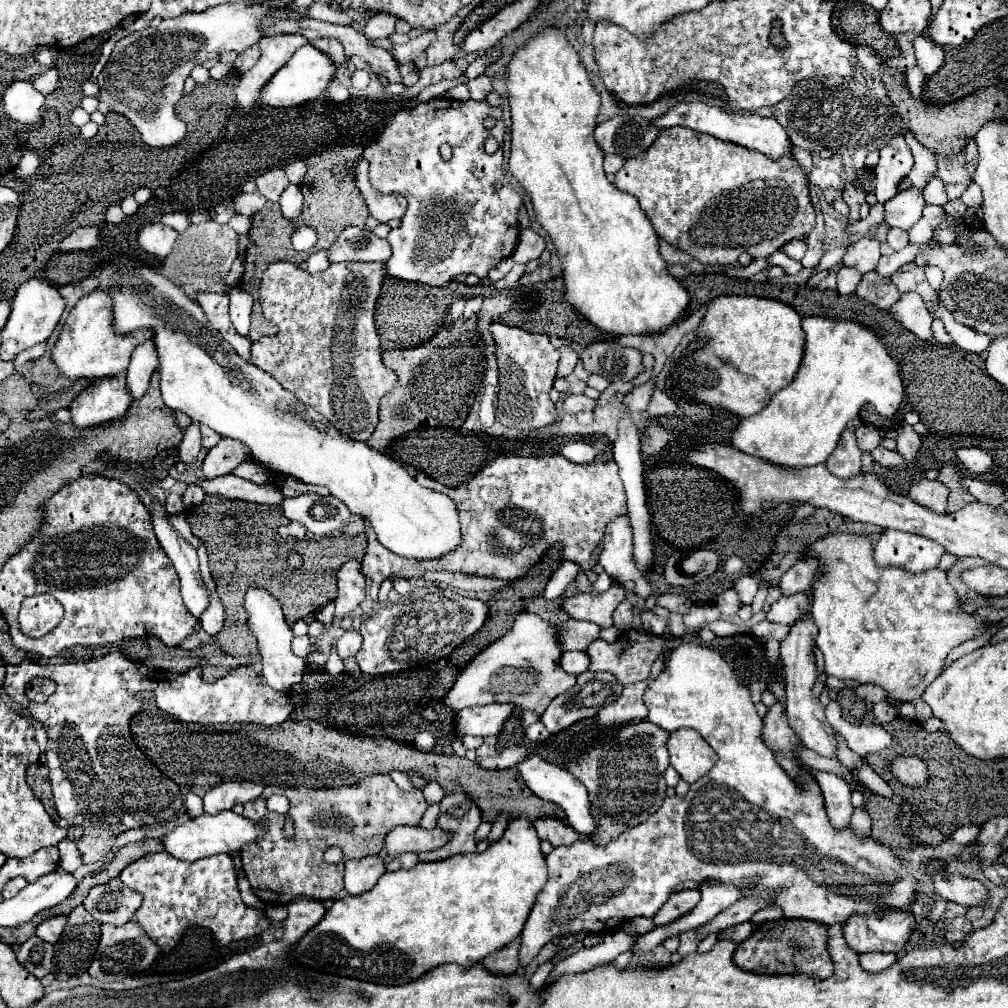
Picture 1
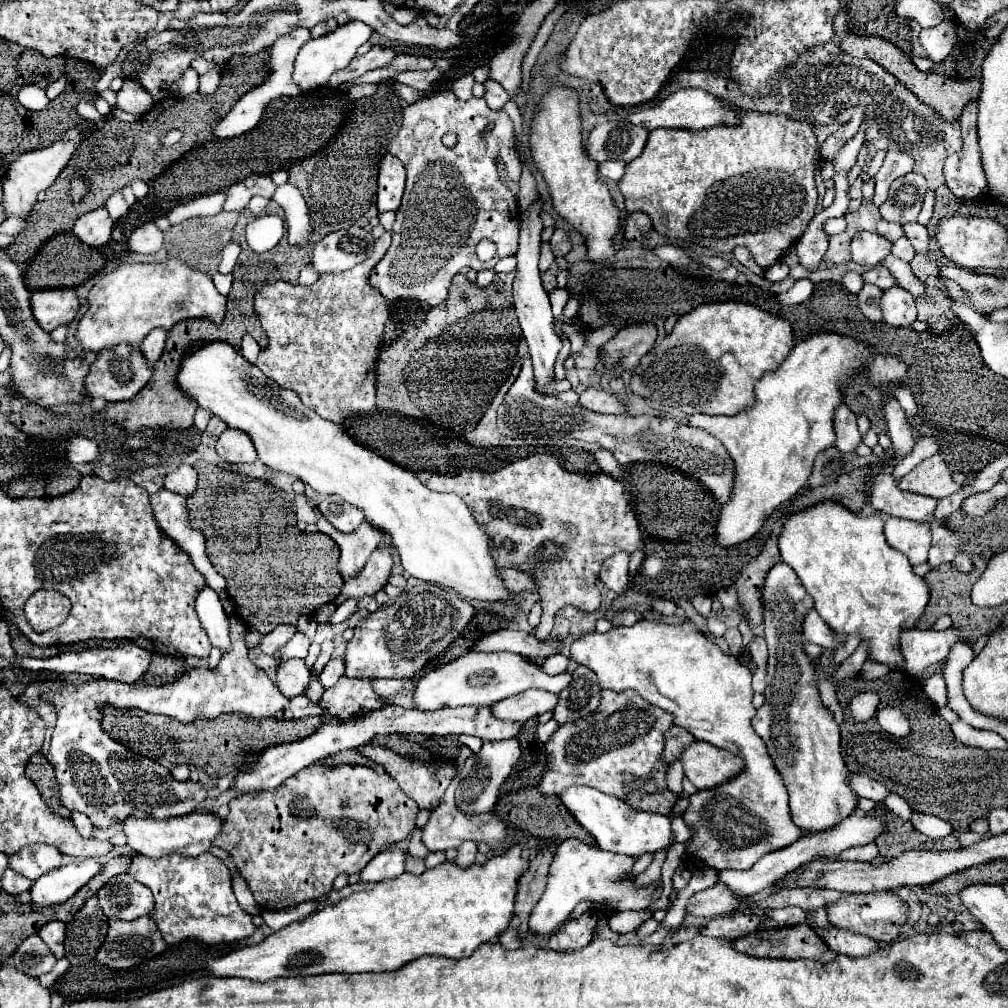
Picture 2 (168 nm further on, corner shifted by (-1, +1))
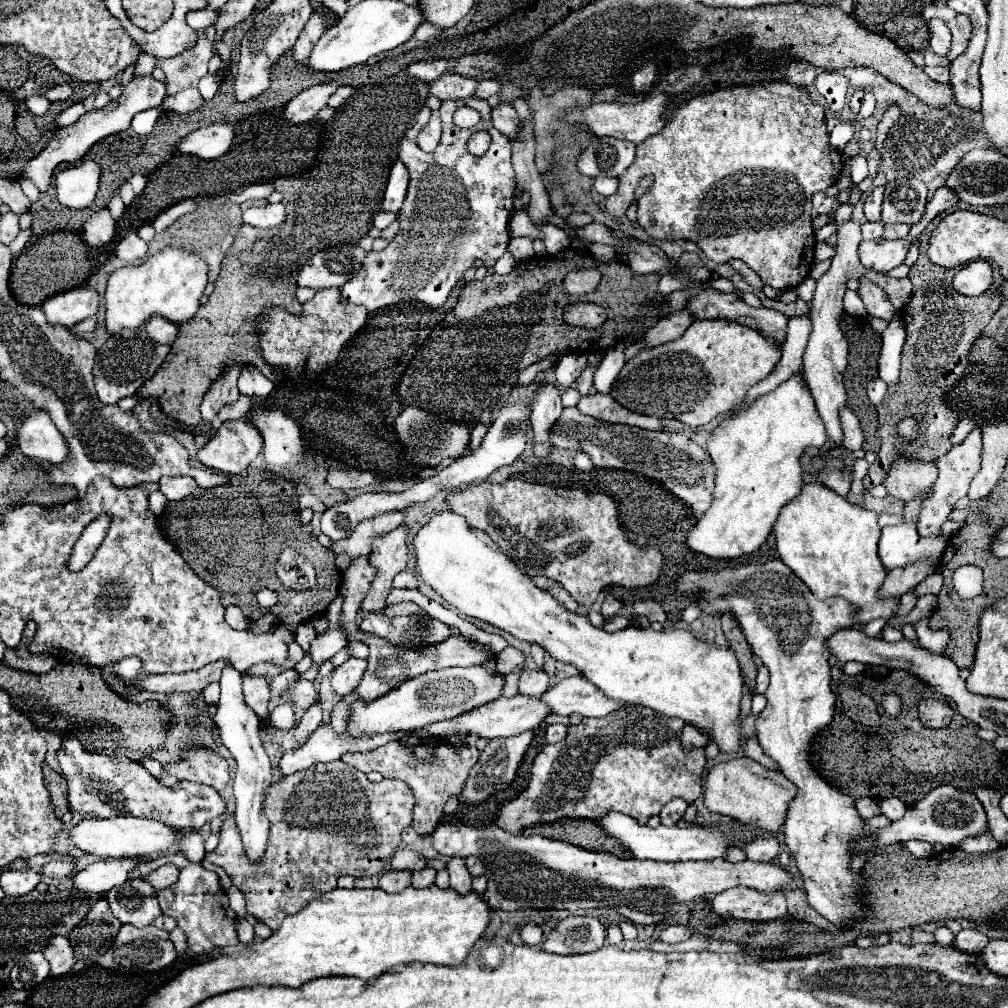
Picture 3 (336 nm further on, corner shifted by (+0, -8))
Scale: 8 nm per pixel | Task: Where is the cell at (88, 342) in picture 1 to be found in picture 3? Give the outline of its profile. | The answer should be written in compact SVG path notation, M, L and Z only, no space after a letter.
M170 246L156 252L138 266L124 266L114 270L104 292L106 330L110 334L118 334L124 328L138 330L150 316L156 314L168 318L172 324L190 320L200 308L200 298L204 296L204 288L208 282L206 274L208 266L198 254Z

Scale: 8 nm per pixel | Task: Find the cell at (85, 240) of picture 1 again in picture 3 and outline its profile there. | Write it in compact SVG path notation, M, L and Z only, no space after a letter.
M108 208L100 210L100 212L94 212L82 226L82 234L84 234L84 240L88 246L92 248L100 248L104 244L110 242L110 238L114 236L114 230L116 230L116 222L112 220Z

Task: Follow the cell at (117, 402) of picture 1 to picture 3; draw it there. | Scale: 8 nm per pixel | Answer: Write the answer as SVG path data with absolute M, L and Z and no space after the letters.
M122 330L120 334L114 334L106 340L106 344L96 354L94 364L94 384L96 392L102 404L116 404L118 400L126 396L134 396L138 388L160 368L162 360L168 356L170 346L152 344L152 340L146 336L146 330Z

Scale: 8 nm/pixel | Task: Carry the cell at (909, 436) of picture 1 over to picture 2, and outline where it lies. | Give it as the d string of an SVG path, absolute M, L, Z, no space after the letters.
M933 455L925 461L921 461L911 473L907 473L899 481L899 487L903 491L943 499L943 497L957 493L961 489L961 485L957 485L951 475L953 475L953 471L947 467L943 457Z

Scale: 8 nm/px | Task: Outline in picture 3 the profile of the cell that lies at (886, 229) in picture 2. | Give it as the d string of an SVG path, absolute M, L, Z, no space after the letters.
M878 220L878 222L866 222L862 226L862 238L864 240L876 240L876 238L882 238L882 232L884 232L884 224Z

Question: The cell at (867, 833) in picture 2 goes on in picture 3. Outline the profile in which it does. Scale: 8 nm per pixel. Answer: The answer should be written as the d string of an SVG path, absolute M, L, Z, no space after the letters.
M938 786L924 800L920 800L914 808L910 808L904 814L904 818L890 822L890 826L886 826L886 828L872 830L870 836L872 836L872 844L876 848L888 846L888 844L902 844L912 838L926 840L930 844L940 842L944 846L956 848L964 838L984 834L984 832L988 832L988 820L986 820L986 812L984 812L982 804L978 802L978 798L974 794L956 790L952 786Z

